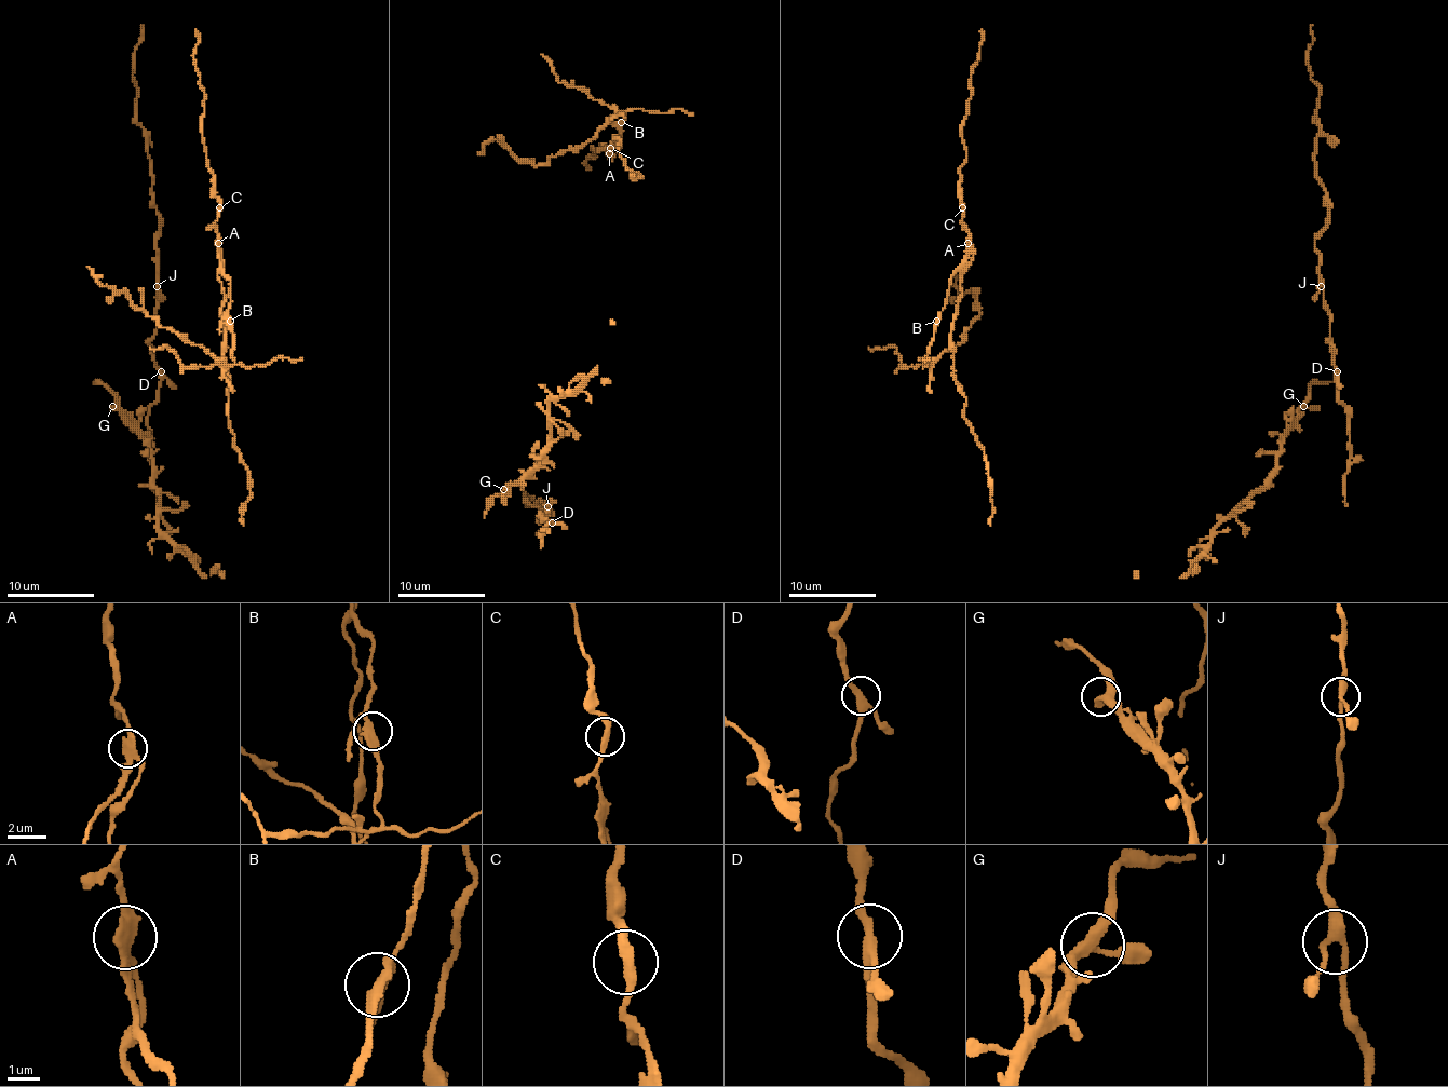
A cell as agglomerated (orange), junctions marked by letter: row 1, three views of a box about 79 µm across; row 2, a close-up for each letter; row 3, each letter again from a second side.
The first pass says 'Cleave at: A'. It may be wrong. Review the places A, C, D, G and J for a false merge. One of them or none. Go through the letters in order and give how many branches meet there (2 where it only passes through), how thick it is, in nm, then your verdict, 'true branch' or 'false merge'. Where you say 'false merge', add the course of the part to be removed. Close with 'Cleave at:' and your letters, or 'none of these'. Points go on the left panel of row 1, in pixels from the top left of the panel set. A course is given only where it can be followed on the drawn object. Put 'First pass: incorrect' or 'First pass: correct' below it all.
A: 3 branches meet; 280 nm thick; false merge; foreign part runs (217, 243), (219, 271), (230, 282), (232, 364), (221, 364), (146, 314), (86, 267)
C: 2 branches meet; 320 nm thick; true branch
D: 3 branches meet; 240 nm thick; true branch
G: 3 branches meet; 320 nm thick; true branch
J: 3 branches meet; 240 nm thick; true branch
Cleave at: A
First pass: correct

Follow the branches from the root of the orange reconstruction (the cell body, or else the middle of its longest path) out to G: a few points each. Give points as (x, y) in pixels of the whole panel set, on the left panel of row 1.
G: (206, 578), (159, 528), (159, 488), (154, 484), (148, 440), (112, 406)

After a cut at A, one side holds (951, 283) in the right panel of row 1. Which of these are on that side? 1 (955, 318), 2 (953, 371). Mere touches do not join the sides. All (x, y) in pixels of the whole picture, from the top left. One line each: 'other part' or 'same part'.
1: other part
2: other part

